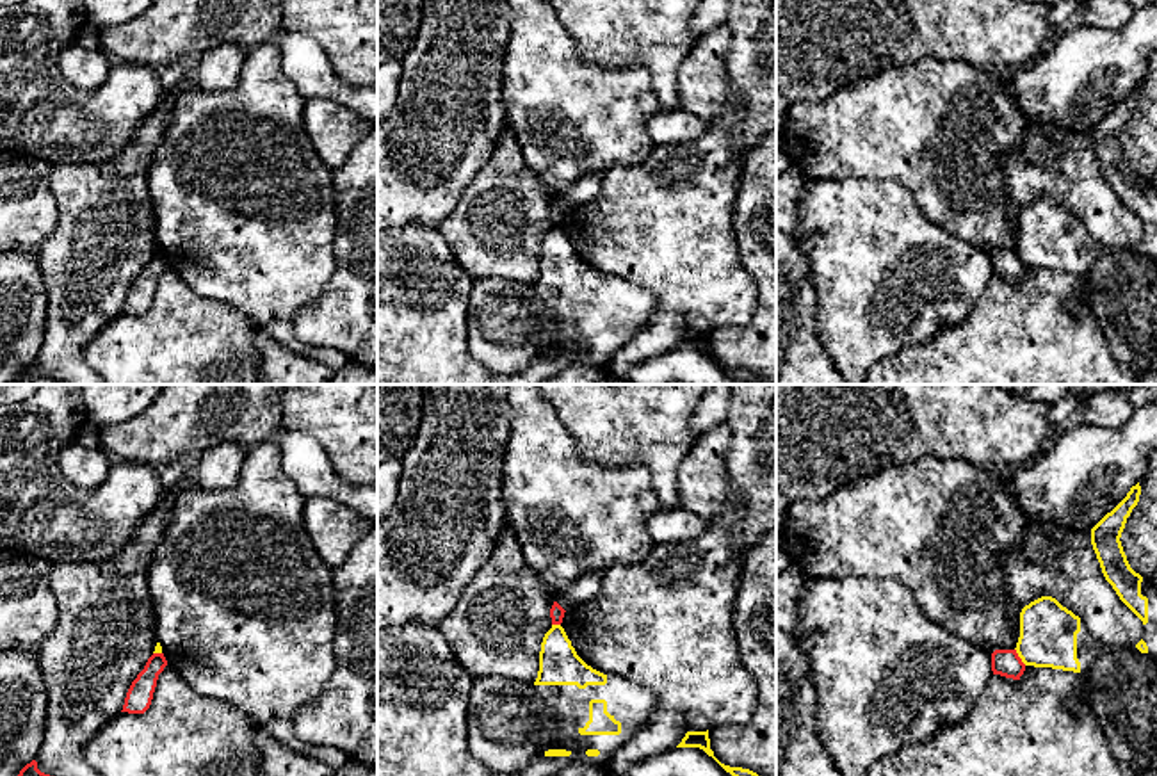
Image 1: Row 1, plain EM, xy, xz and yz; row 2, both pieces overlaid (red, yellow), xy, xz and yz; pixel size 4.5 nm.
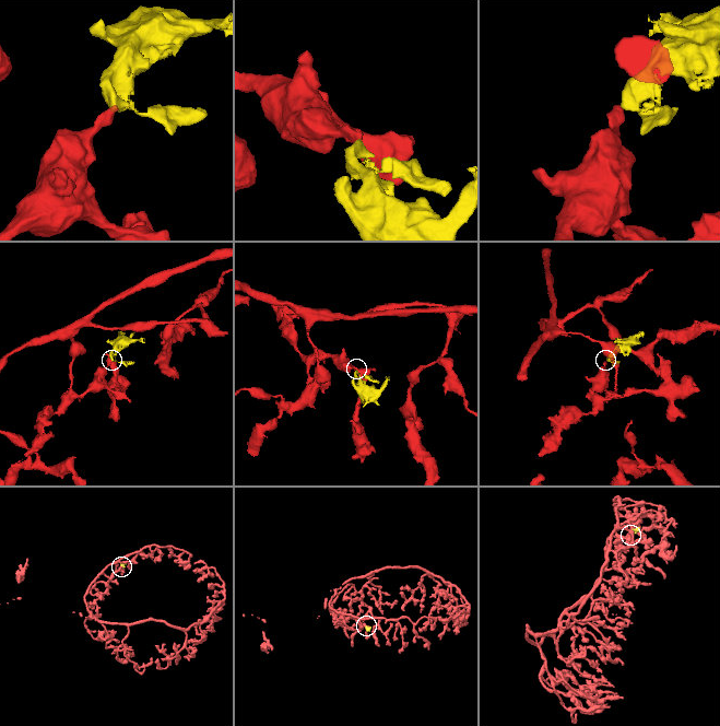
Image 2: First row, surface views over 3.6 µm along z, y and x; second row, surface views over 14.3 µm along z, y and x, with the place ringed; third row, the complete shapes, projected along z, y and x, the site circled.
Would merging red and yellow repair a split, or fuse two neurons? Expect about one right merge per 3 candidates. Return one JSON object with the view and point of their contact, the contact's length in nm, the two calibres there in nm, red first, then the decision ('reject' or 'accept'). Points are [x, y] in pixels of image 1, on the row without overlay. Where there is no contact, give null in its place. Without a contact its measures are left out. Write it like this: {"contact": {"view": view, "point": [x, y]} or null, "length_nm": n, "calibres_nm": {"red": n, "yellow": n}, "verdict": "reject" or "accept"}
{"contact": {"view": "yz", "point": [1019, 258]}, "length_nm": 90, "calibres_nm": {"red": 130, "yellow": 260}, "verdict": "reject"}

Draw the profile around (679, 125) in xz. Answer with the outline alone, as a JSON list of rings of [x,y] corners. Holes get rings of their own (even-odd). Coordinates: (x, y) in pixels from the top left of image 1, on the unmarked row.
[[[685,109],[660,110],[648,121],[648,135],[653,144],[691,142],[707,128],[707,123]]]

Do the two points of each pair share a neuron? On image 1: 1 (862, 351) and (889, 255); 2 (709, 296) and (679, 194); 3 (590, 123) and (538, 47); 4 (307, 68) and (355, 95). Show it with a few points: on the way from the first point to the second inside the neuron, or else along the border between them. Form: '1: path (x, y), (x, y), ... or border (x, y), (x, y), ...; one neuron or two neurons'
1: path (862, 328), (862, 308), (876, 278); one neuron
2: path (695, 271), (679, 242), (679, 219); one neuron
3: path (570, 104), (543, 77), (542, 66); one neuron
4: path (319, 80), (342, 93); one neuron

